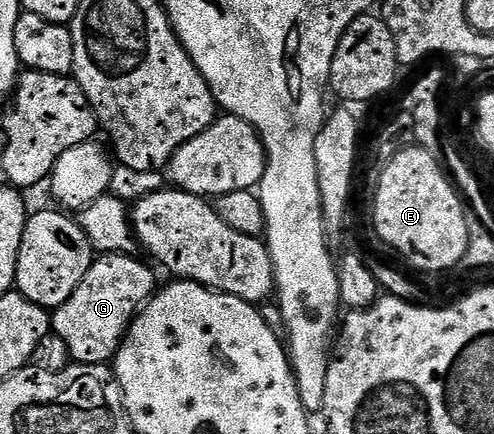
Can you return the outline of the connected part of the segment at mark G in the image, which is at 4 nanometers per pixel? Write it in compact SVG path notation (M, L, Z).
M105 253L93 260L90 271L78 283L74 295L51 314L51 332L60 336L73 362L103 365L115 358L136 314L148 304L158 288L153 266L127 253Z

